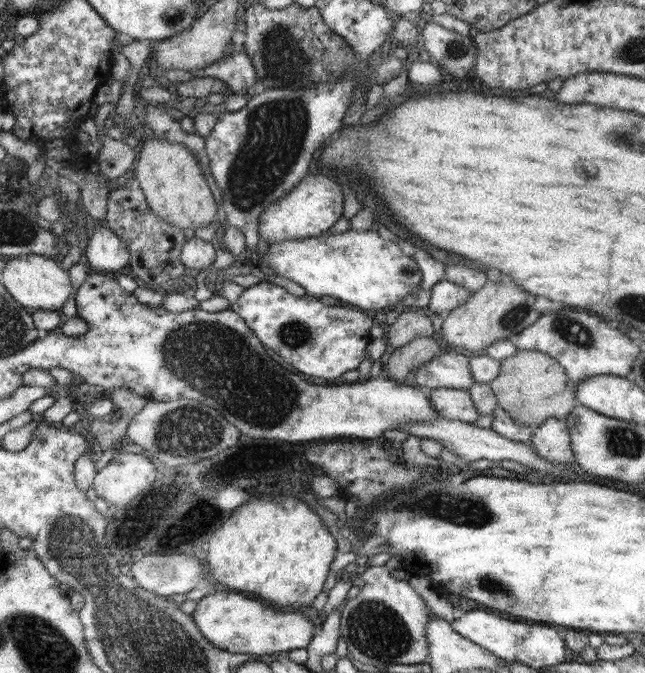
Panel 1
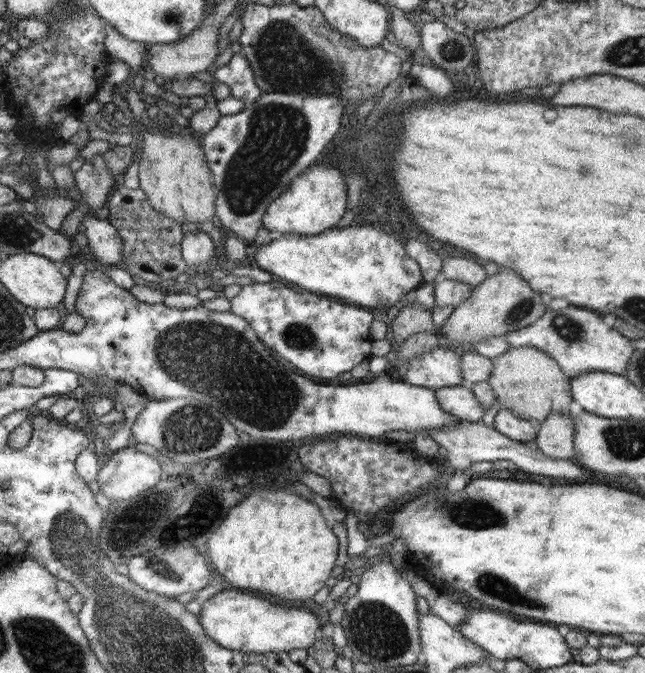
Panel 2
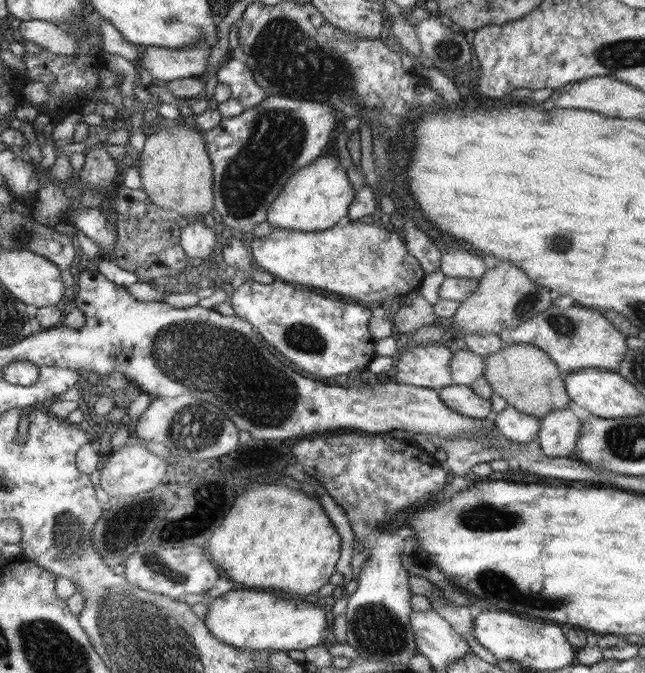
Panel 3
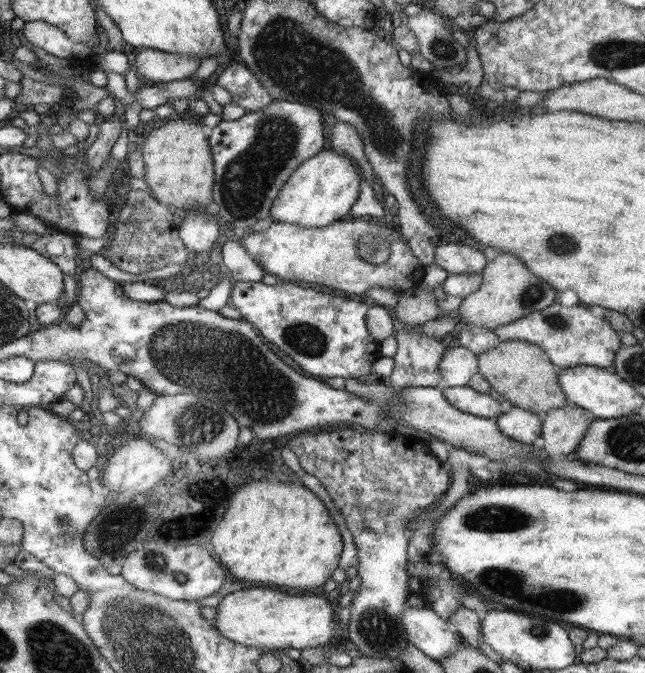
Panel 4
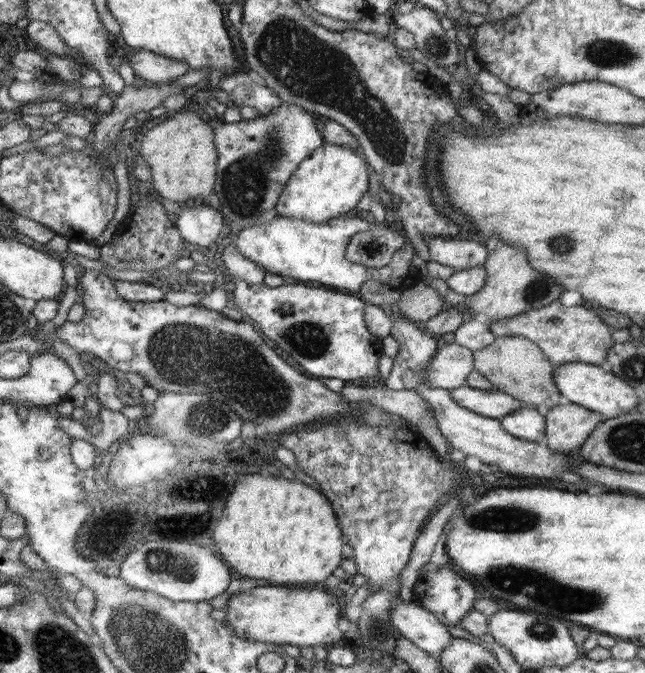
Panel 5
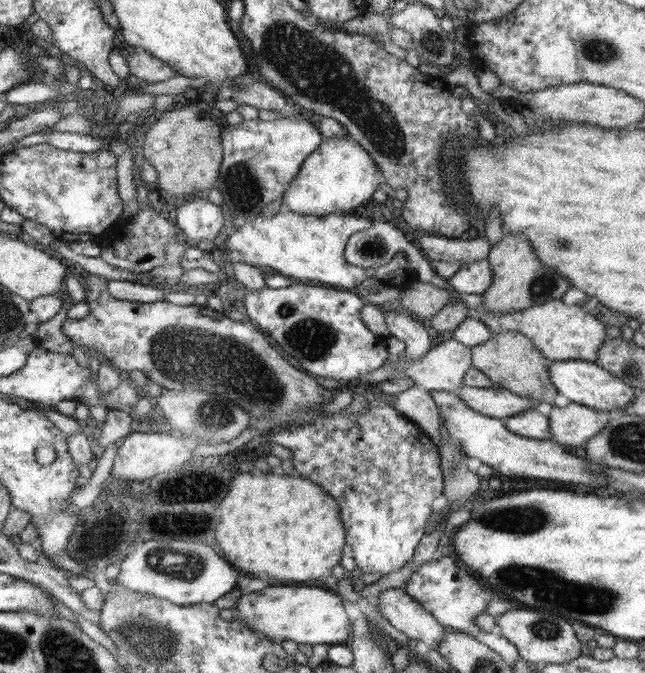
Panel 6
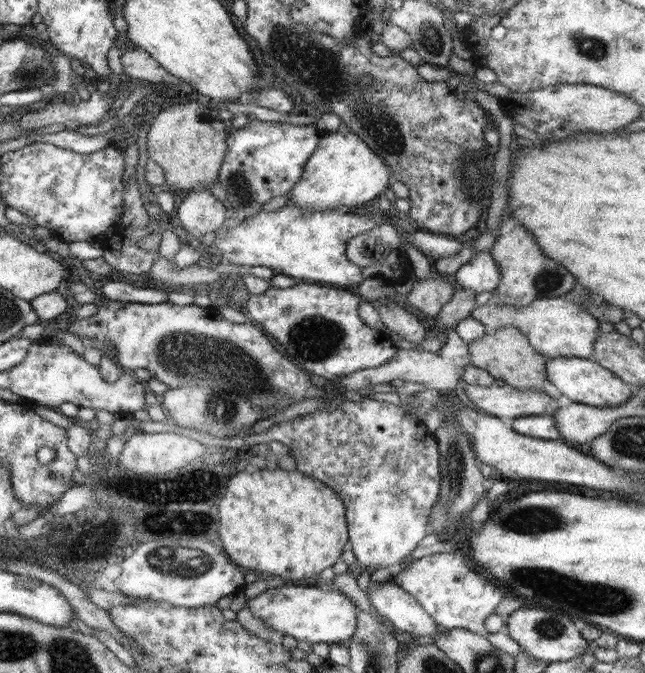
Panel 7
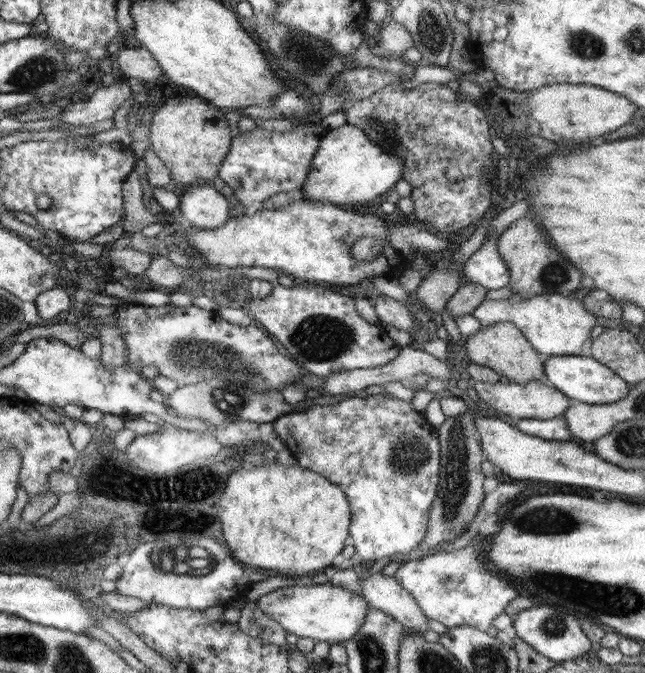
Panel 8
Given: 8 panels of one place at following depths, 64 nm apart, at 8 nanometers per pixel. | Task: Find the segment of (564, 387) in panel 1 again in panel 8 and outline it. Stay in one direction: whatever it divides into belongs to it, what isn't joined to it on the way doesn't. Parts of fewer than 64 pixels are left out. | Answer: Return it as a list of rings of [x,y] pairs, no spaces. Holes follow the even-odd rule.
[[[500,322],[492,326],[483,326],[480,332],[469,336],[465,341],[465,350],[470,363],[488,367],[509,383],[526,385],[530,381],[540,381],[546,372],[545,357],[536,352],[535,347],[515,324]]]

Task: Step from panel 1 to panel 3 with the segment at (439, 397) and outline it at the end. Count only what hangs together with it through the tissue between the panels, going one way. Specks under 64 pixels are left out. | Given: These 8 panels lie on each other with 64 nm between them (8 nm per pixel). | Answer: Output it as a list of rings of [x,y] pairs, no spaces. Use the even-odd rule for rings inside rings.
[[[450,385],[437,389],[444,404],[462,416],[487,419],[492,414],[490,400],[480,398],[470,387]]]

